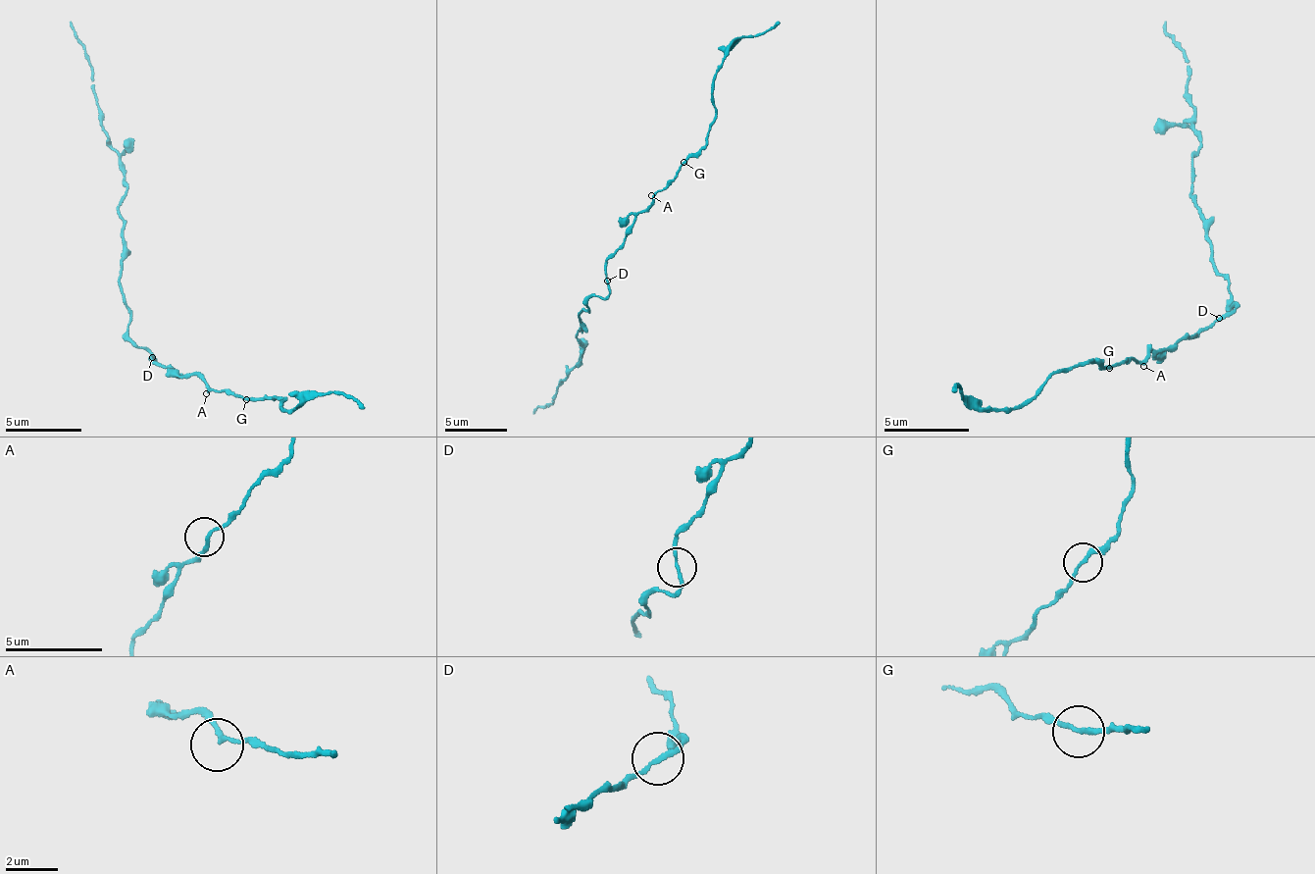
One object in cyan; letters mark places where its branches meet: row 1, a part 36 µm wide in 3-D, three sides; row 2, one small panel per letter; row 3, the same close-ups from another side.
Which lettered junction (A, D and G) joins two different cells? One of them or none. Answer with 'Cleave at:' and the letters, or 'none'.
Cleave at: none

